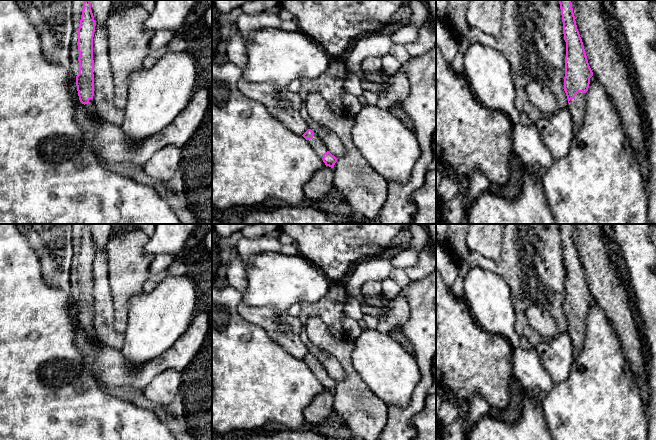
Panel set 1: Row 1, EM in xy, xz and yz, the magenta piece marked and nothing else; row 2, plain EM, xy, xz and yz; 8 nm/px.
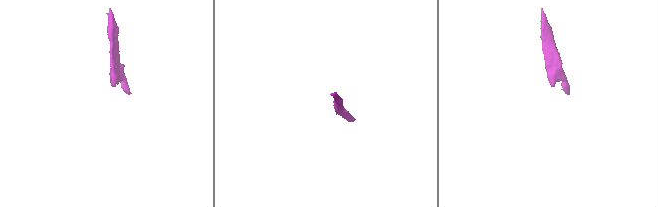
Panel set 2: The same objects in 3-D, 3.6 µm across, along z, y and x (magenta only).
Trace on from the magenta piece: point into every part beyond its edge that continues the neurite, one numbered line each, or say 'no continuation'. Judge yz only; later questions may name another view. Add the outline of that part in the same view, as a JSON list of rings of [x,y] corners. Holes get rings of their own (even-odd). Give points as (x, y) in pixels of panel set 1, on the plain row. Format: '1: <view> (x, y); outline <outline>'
1: yz (577, 330); outline [[[578,316],[574,323],[568,327],[568,332],[573,344],[573,356],[576,358],[581,351],[586,333],[586,317]]]

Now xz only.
1: xz (316, 367); outline [[[315,357],[313,359],[313,362],[307,365],[310,368],[310,370],[313,372],[313,374],[316,376],[316,378],[322,383],[323,378],[328,375],[323,365]]]

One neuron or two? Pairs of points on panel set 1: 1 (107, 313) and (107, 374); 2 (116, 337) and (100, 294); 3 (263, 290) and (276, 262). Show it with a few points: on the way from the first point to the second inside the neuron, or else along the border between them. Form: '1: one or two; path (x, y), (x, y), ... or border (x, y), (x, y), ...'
1: two; border (100, 341), (120, 351)
2: one; path (105, 326), (103, 324), (103, 305)
3: one; path (269, 283), (276, 276), (276, 269)

